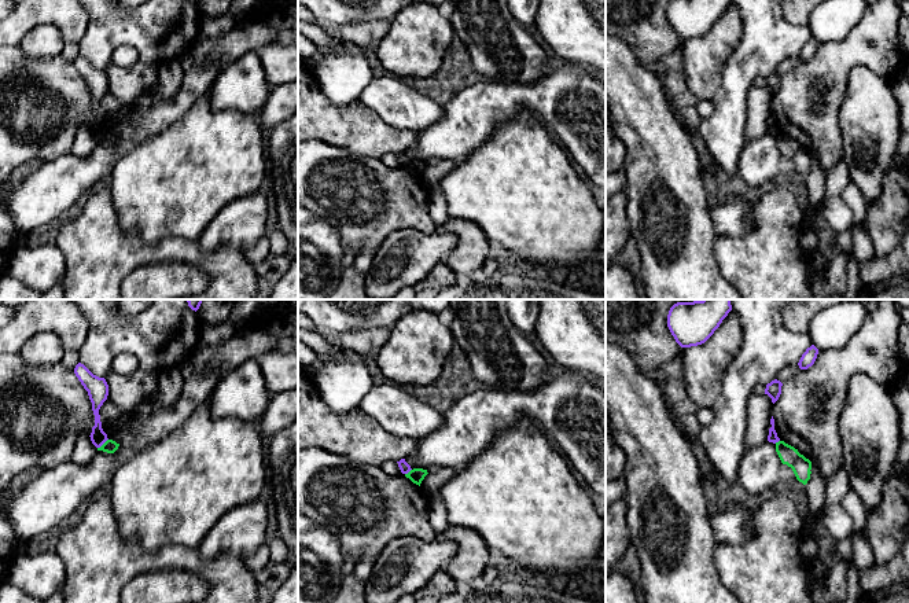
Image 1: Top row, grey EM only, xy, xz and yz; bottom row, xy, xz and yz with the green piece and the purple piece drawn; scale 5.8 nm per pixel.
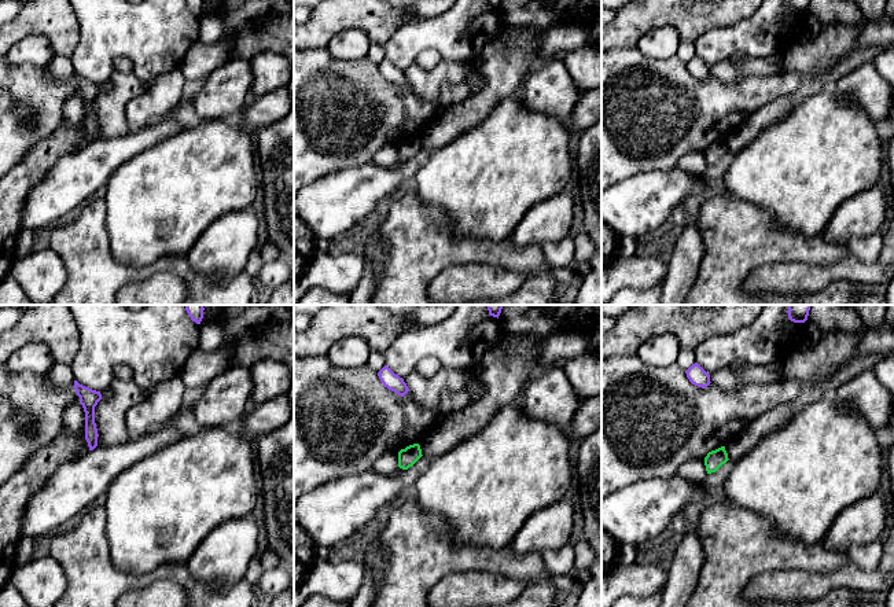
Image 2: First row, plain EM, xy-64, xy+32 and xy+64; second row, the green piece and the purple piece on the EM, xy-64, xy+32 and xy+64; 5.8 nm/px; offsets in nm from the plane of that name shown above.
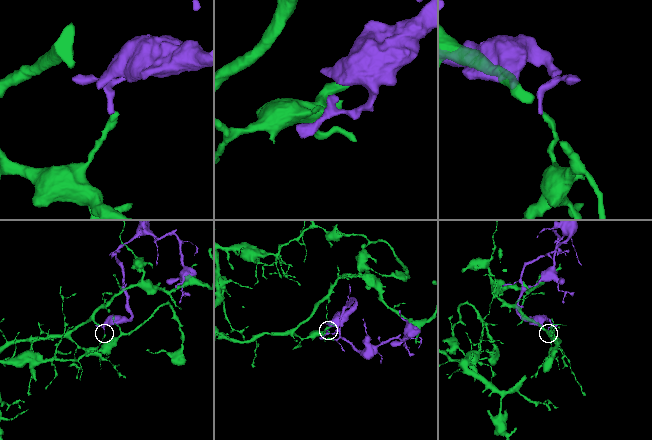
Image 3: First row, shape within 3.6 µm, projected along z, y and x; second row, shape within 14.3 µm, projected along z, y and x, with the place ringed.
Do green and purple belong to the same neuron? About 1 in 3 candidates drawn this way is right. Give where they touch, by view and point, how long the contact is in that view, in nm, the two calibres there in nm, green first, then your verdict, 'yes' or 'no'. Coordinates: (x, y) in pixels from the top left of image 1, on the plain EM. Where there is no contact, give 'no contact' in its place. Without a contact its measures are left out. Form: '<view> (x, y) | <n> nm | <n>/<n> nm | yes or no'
xy (103, 136) | 90 nm | 80/90 nm | no

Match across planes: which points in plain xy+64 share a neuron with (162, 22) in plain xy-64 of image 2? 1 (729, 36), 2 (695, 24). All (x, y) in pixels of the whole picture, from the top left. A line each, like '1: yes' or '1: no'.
1: yes
2: no

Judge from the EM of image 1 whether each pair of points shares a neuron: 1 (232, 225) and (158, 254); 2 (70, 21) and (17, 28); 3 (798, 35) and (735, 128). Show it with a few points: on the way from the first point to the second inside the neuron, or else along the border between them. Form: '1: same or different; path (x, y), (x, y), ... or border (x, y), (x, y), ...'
1: different; border (197, 239), (206, 250), (216, 250), (229, 245)
2: same; path (56, 15), (30, 15)
3: same; path (772, 48), (735, 85), (735, 102)

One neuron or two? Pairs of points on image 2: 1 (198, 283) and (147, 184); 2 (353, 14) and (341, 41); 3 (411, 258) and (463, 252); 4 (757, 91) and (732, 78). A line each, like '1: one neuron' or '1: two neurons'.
1: two neurons
2: two neurons
3: one neuron
4: two neurons

